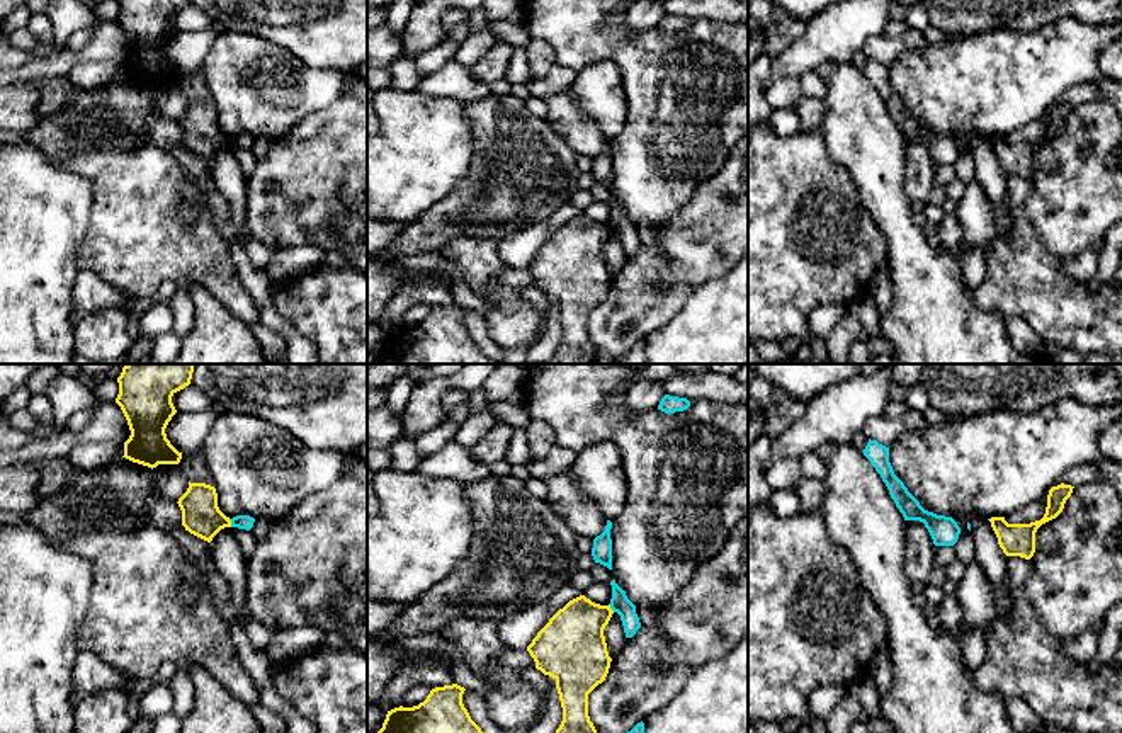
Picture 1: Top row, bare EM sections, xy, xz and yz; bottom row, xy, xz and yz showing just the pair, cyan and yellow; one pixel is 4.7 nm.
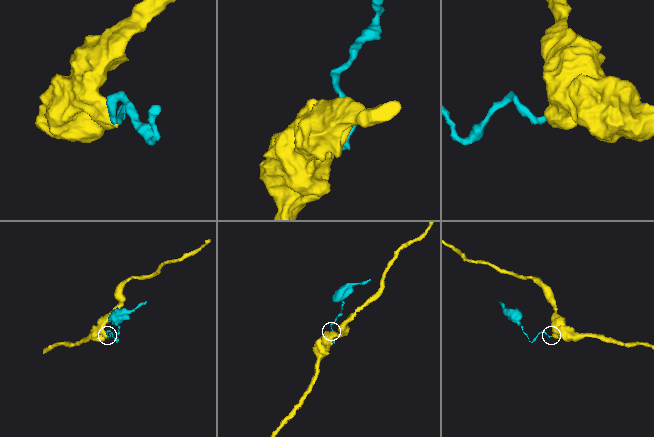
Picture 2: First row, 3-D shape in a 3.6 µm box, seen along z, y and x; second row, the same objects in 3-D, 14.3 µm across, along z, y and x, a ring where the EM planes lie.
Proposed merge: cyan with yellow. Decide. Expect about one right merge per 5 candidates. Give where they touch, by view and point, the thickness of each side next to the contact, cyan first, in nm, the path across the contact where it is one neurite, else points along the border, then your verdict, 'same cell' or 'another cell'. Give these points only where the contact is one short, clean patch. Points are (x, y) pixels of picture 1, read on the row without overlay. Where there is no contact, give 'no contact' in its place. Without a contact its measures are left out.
meets cyan in xy at (232, 142); 60 nm thick on the cyan side, 190 nm on the other; border along xy (228, 138), (232, 145); another cell

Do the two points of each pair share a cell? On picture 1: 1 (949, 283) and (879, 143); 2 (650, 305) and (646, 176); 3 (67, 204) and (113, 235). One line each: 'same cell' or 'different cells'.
1: same cell
2: different cells
3: different cells

